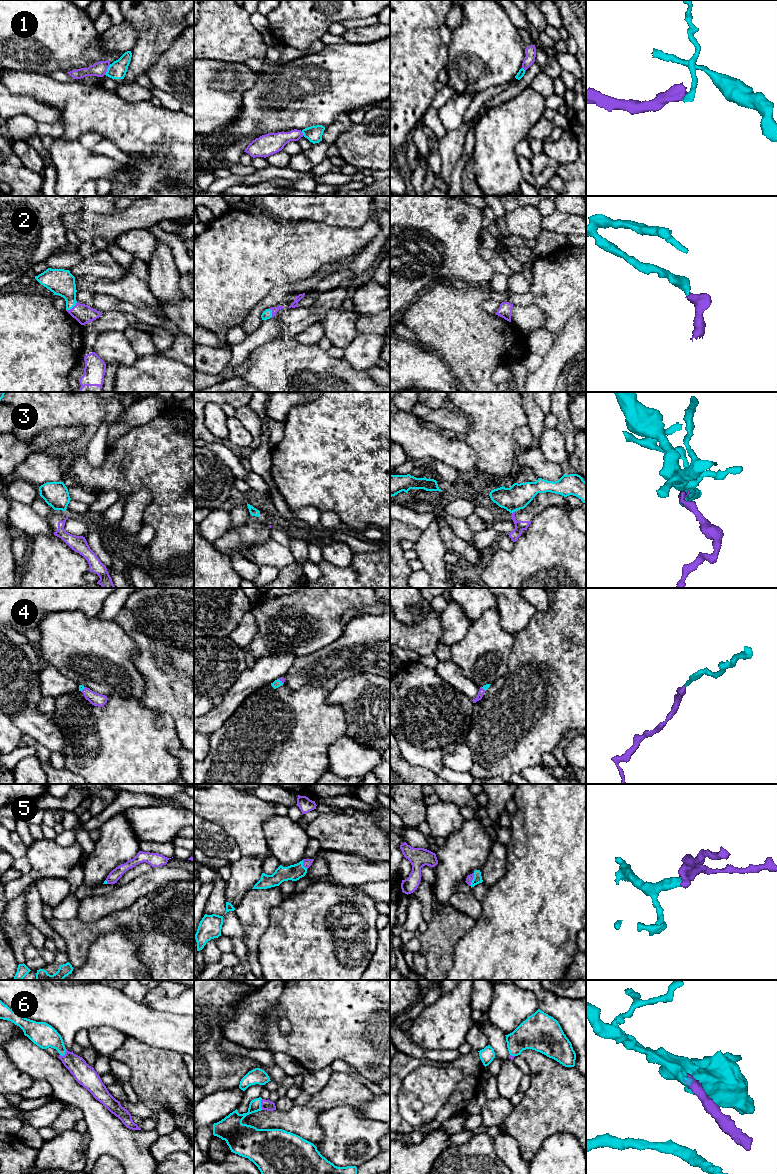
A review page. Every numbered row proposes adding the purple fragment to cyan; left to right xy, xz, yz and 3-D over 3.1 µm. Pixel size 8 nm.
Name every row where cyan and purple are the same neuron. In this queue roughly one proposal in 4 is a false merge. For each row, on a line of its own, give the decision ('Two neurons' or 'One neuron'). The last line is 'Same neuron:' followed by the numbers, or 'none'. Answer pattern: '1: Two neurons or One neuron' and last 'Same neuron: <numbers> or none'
1: Two neurons
2: One neuron
3: Two neurons
4: One neuron
5: One neuron
6: One neuron
Same neuron: 2, 4, 5, 6

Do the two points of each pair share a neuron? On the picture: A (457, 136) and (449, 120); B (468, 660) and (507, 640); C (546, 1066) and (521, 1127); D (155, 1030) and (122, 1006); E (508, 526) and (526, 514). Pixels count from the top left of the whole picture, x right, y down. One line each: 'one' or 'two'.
A: two
B: one
C: one
D: one
E: two

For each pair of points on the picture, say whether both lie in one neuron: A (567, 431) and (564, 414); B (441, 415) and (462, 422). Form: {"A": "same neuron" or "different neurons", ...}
{"A": "same neuron", "B": "same neuron"}

